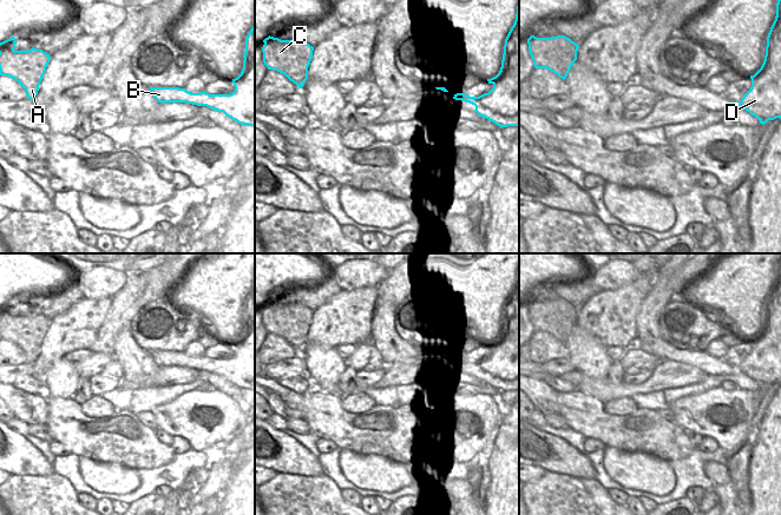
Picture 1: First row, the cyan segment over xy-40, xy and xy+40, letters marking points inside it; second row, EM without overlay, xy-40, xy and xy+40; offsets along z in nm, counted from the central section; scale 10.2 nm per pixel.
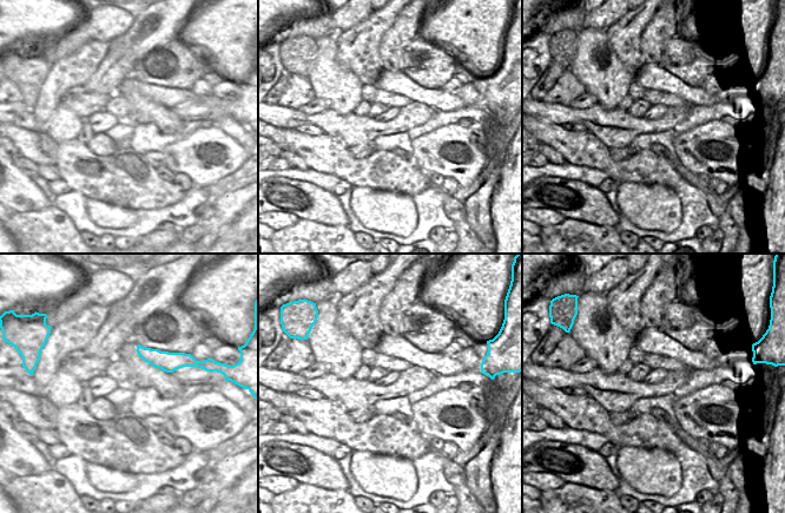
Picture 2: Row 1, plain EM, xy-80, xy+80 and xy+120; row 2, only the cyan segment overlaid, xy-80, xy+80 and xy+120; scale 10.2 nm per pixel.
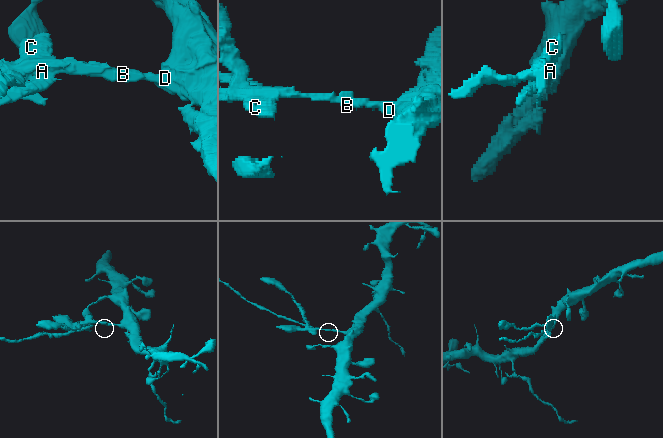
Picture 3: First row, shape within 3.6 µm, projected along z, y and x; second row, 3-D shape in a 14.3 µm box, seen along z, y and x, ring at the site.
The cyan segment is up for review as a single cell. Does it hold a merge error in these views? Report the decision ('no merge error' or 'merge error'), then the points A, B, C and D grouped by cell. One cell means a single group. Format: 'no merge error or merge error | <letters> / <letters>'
merge error | A B C / D

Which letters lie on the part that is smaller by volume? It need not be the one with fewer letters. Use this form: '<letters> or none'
A, B, C

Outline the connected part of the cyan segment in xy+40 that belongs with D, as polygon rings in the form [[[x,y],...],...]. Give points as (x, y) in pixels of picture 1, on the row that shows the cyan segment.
[[[777,0],[776,16],[767,37],[763,64],[750,79],[752,87],[739,103],[740,108],[757,118],[762,125],[768,120],[781,119],[781,0]]]

